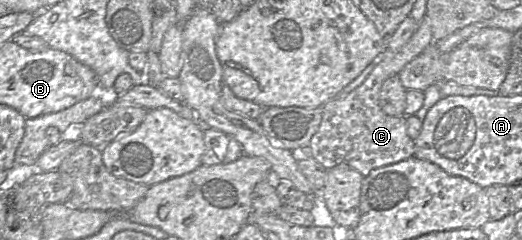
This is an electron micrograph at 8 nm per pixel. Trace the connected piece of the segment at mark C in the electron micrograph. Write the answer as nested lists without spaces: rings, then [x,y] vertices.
[[[426,17],[419,23],[409,42],[399,51],[385,52],[377,58],[377,65],[367,79],[343,99],[333,98],[323,108],[322,121],[310,141],[311,157],[326,170],[345,164],[358,171],[364,178],[377,168],[406,160],[415,155],[415,142],[407,133],[406,116],[386,115],[379,106],[382,84],[433,44],[430,20]]]

